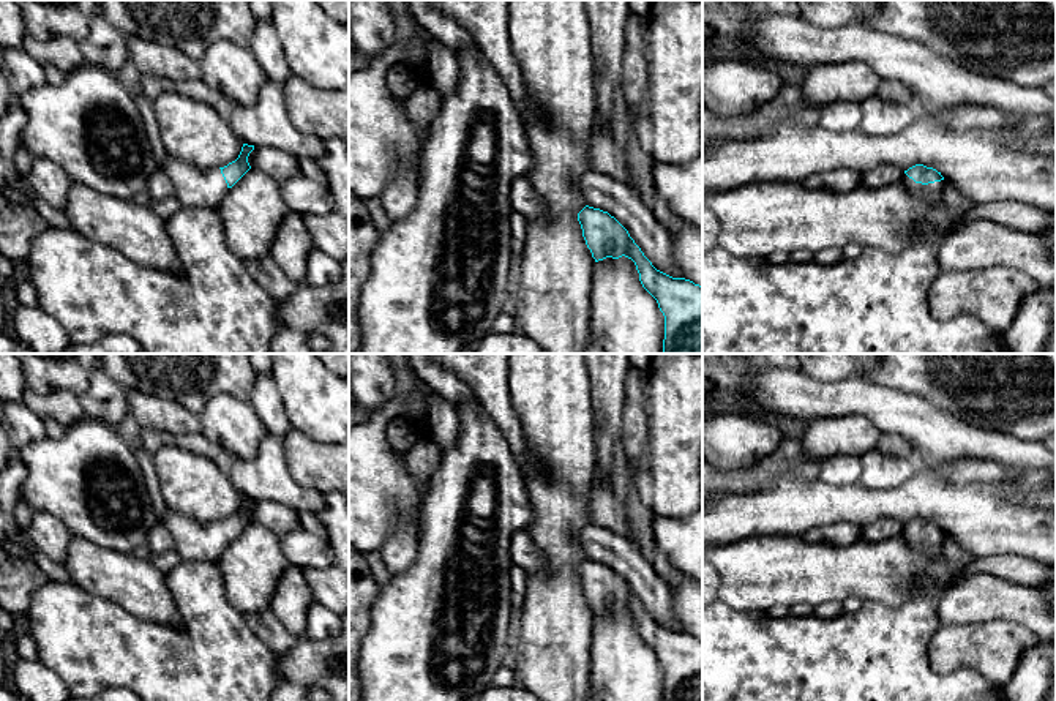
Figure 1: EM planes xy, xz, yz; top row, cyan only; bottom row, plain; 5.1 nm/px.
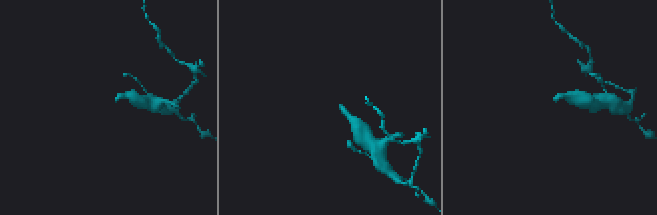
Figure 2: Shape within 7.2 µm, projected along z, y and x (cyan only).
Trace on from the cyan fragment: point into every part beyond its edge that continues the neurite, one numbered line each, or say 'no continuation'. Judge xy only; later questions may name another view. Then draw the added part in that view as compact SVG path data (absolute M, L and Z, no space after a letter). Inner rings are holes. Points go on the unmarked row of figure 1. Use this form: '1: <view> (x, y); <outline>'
1: xy (194, 540); M166 508L161 523L174 537L174 549L183 560L216 562L229 545L219 521L200 523Z

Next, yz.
1: yz (933, 545); M904 527L901 537L906 540L909 548L917 549L917 551L923 551L928 554L939 554L942 551L944 542L946 542L944 534L922 538L922 537L916 537L906 527Z

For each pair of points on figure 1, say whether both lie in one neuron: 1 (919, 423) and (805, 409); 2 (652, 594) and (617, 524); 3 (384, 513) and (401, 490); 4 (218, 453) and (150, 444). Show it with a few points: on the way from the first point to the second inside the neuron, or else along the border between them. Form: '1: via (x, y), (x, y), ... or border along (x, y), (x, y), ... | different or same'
1: via (891, 411), (878, 403), (834, 403) | same
2: border along (592, 521), (627, 537), (633, 543) | different
3: via (384, 507), (395, 496) | same
4: via (201, 444), (168, 439) | same

